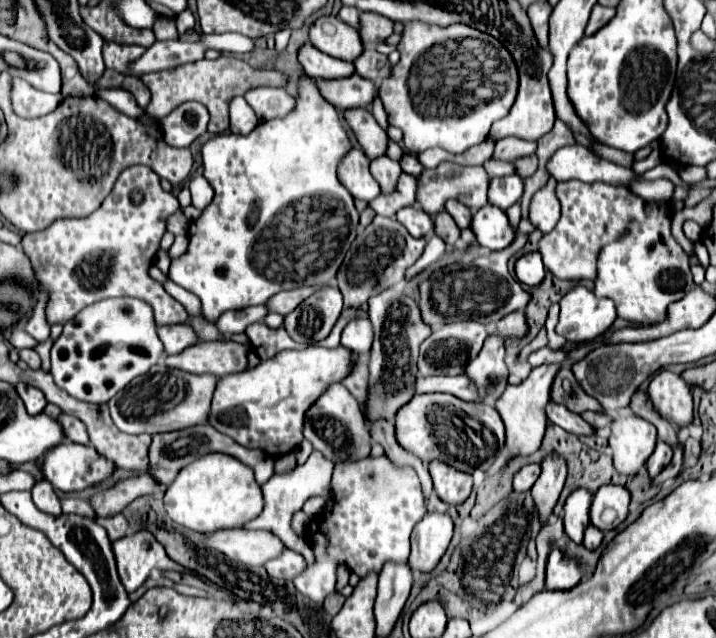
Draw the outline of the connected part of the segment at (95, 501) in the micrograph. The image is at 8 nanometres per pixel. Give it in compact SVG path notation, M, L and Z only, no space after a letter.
M139 472L137 476L115 482L109 490L93 494L87 502L95 510L97 518L107 518L123 512L135 498L151 494L155 488L157 484L153 484L153 478L147 472Z

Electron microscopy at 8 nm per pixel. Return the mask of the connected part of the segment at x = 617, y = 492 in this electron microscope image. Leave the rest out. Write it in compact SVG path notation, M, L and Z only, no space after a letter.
M607 484L599 488L591 504L591 524L603 532L617 528L629 514L629 500L631 494L625 486Z

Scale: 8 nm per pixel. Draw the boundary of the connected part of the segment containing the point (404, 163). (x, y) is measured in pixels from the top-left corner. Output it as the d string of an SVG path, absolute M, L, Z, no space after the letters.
M405 154L405 158L401 160L401 168L403 168L403 172L407 172L407 174L411 174L411 176L419 176L419 174L423 172L421 162L419 162L417 156L413 156L413 154Z

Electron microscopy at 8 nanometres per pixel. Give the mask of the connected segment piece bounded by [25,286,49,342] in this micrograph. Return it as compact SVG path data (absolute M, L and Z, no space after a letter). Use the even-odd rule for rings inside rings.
M41 286L39 288L39 296L37 296L37 304L33 308L33 314L29 316L29 322L25 324L25 332L29 336L33 336L37 342L49 338L49 324L47 324L47 318L45 318L47 298L49 298L49 292Z

